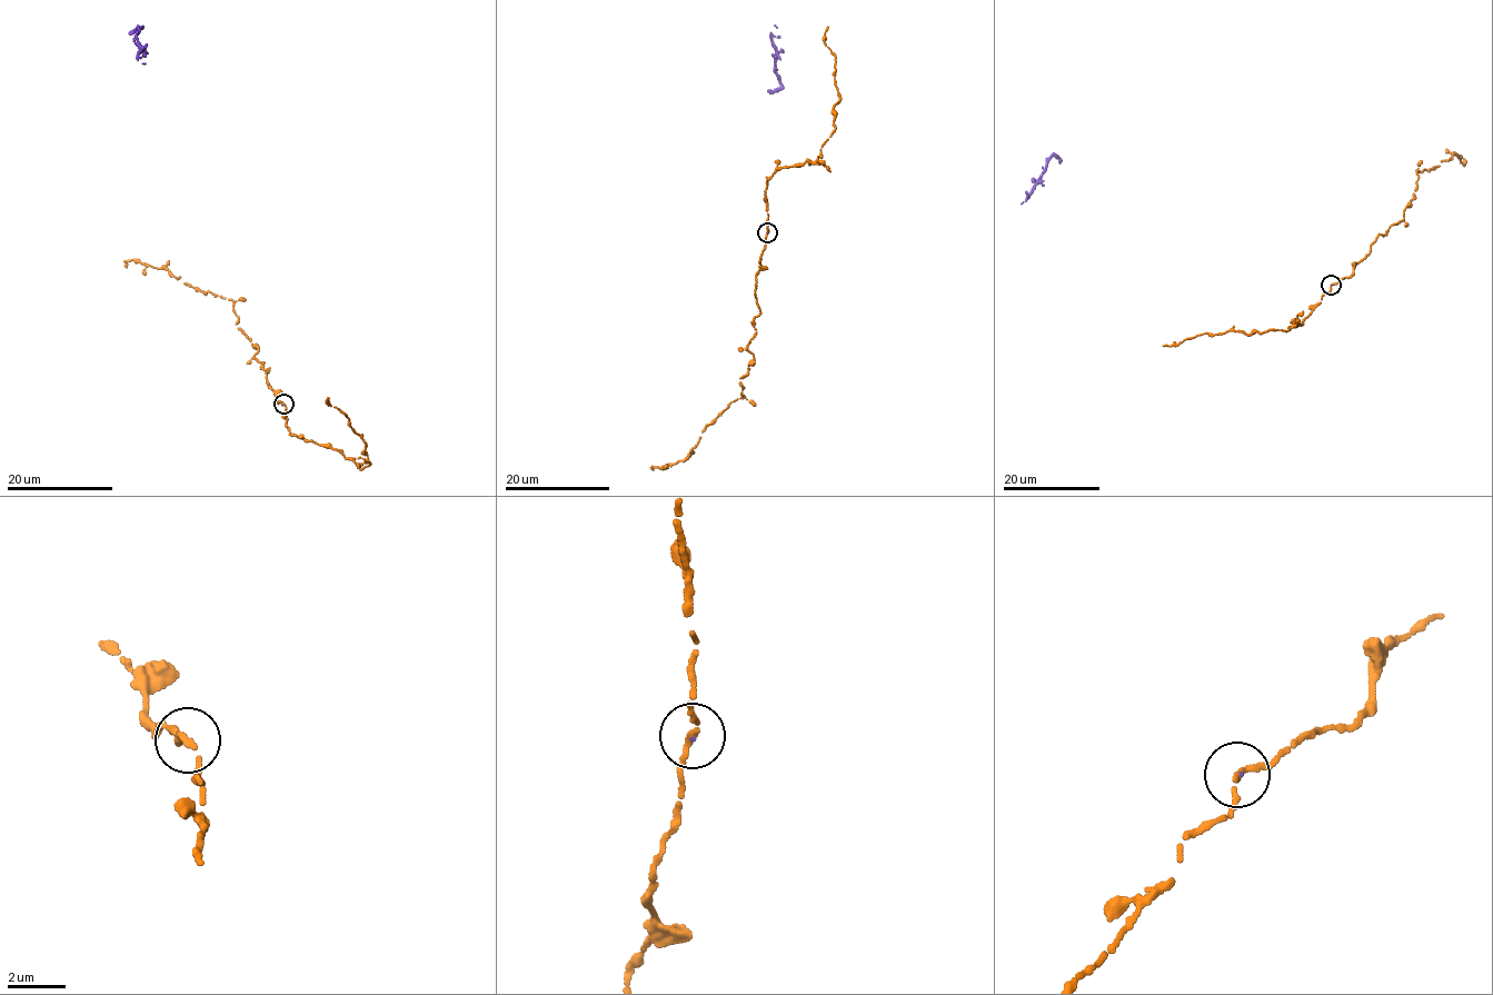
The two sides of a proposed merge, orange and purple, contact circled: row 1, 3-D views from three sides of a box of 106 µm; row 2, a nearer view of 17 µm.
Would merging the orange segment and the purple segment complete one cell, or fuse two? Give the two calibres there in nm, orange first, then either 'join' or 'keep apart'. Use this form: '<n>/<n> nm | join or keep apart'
180/50 nm | join

